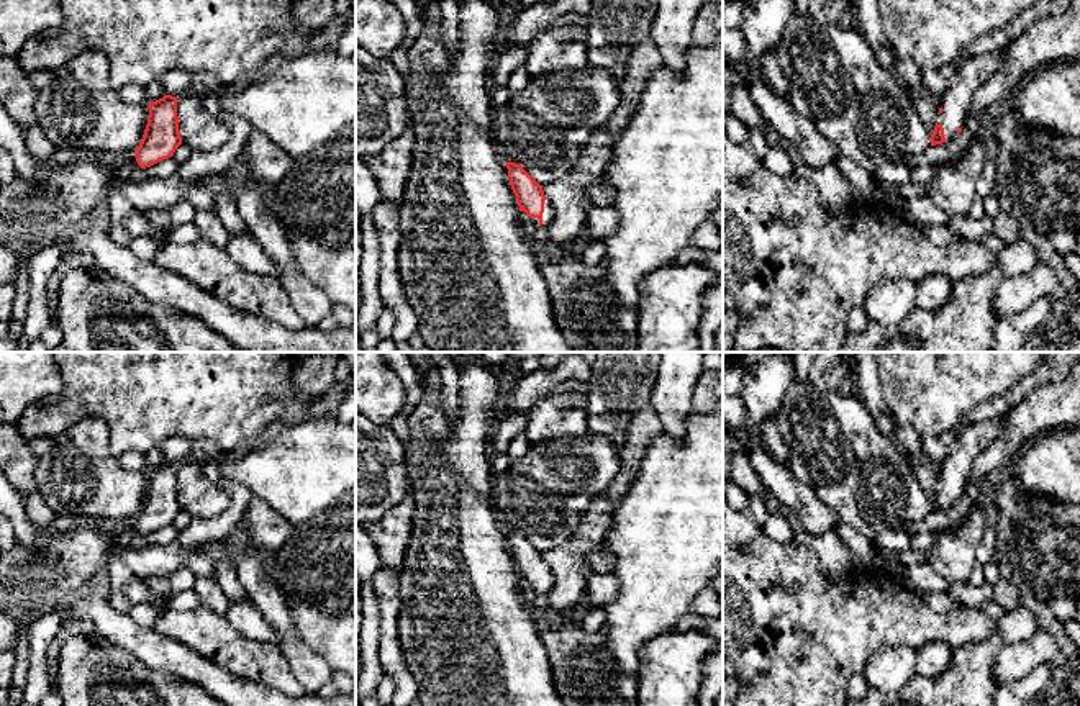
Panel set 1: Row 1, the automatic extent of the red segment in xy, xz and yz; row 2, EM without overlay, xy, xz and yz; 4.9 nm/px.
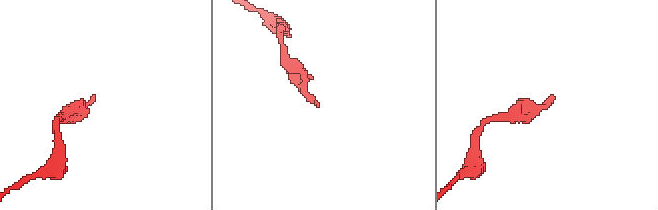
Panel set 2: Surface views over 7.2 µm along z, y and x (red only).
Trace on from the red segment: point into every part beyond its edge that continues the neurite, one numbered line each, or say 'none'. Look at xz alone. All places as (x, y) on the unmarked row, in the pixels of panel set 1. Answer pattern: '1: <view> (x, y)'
1: xz (548, 582)

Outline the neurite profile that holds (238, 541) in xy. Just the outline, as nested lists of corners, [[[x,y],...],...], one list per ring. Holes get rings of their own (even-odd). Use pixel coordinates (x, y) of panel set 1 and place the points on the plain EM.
[[[244,516],[225,539],[216,541],[216,544],[211,547],[203,544],[197,549],[202,550],[213,562],[225,559],[236,570],[239,559],[252,545],[256,547],[256,554],[261,559],[270,582],[284,590],[284,575],[275,550],[259,547],[254,542],[249,532],[247,519]]]

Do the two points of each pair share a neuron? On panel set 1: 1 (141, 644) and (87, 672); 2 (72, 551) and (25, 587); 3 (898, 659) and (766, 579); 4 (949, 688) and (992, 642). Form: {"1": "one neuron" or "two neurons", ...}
{"1": "two neurons", "2": "one neuron", "3": "two neurons", "4": "one neuron"}

